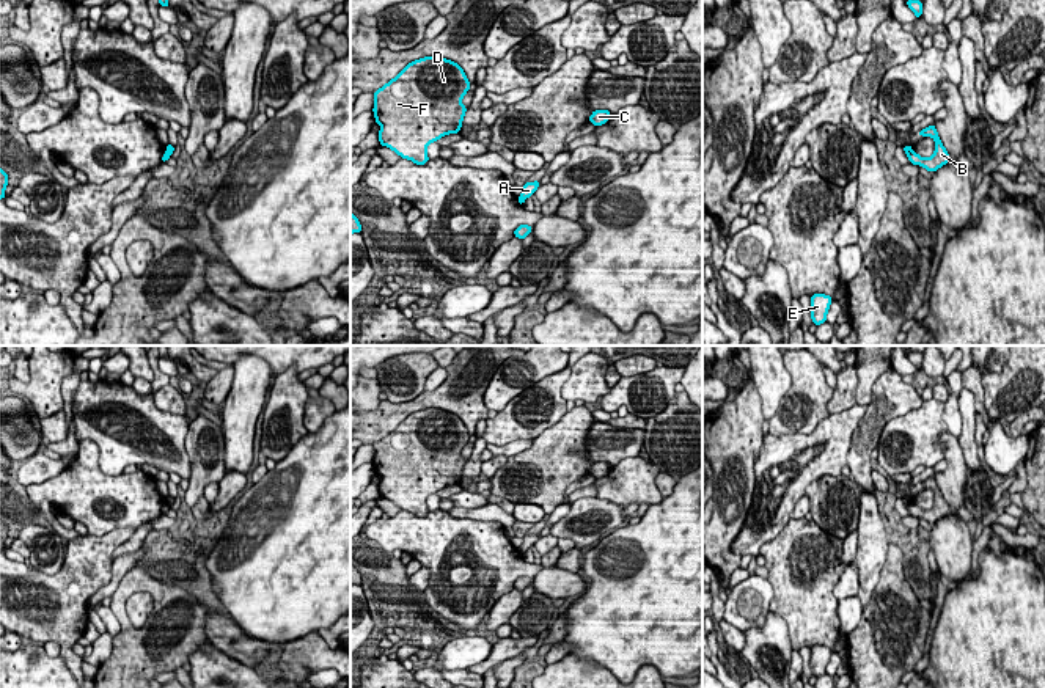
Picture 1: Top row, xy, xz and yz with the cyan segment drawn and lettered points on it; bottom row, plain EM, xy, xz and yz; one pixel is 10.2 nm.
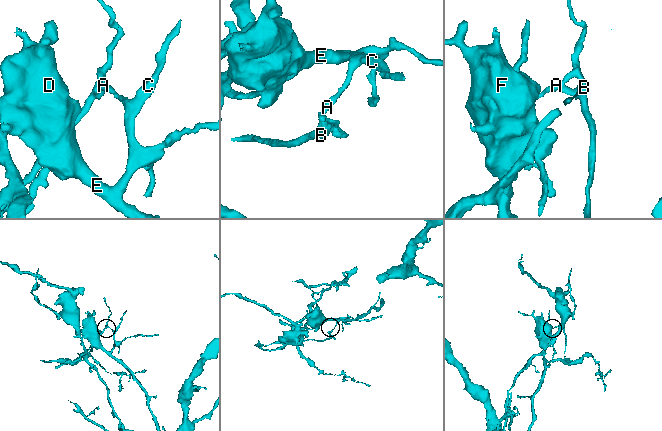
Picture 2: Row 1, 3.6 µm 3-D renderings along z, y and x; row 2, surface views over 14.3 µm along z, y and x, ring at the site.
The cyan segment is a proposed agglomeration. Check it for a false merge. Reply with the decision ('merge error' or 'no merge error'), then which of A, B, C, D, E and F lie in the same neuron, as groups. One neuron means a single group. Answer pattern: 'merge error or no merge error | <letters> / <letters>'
merge error | A C D E F / B

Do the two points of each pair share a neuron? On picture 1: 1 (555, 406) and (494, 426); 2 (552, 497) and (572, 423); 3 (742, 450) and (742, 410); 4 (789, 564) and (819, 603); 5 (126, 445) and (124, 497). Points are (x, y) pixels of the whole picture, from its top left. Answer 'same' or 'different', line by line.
1: same
2: same
3: same
4: same
5: different

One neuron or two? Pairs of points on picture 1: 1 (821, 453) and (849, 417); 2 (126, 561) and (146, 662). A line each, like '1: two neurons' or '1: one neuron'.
1: one neuron
2: two neurons

